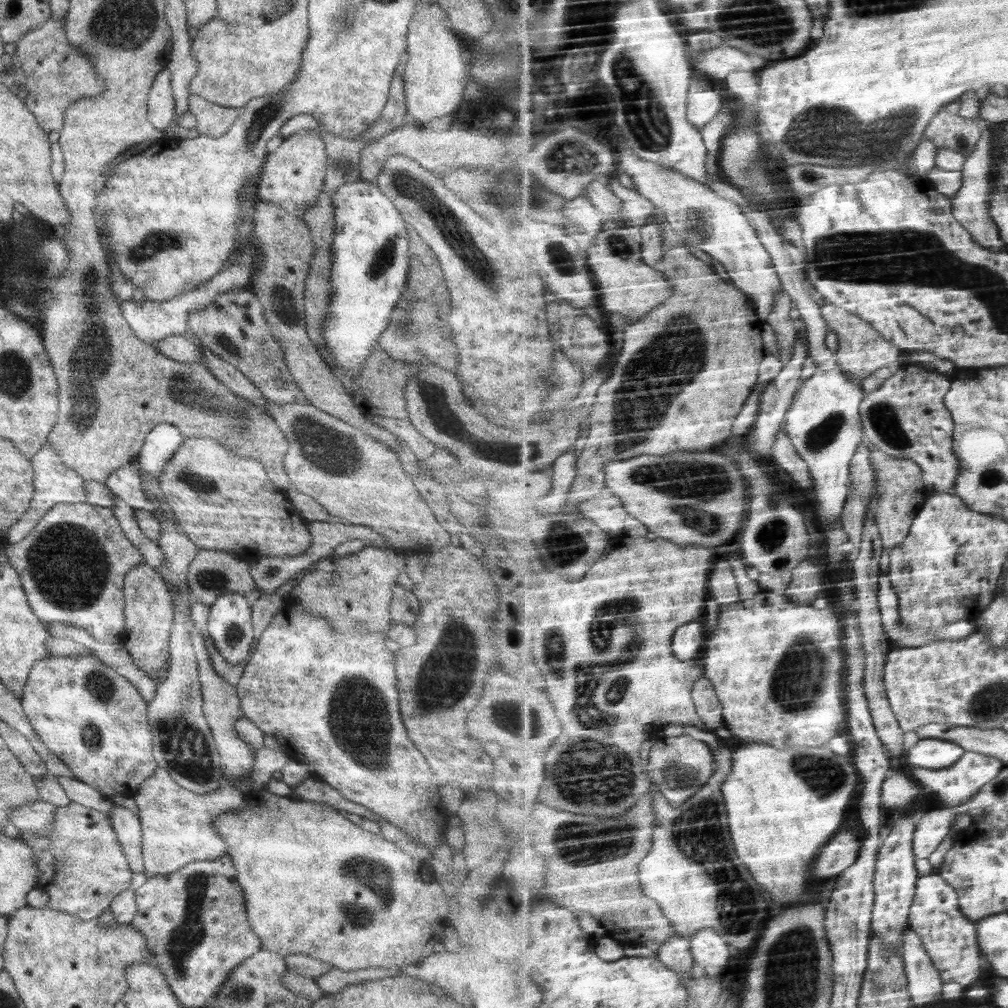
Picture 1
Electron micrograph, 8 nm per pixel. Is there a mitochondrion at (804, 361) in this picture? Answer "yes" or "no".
no

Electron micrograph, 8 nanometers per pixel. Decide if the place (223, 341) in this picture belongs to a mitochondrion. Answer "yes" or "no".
yes

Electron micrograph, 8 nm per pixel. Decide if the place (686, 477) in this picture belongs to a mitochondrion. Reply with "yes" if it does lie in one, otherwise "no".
yes

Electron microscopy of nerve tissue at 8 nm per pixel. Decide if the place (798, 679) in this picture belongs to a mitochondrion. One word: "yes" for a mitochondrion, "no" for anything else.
yes

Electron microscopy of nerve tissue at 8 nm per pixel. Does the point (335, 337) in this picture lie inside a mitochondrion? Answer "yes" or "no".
no

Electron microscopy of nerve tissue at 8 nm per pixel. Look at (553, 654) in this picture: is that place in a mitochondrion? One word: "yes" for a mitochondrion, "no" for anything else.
yes

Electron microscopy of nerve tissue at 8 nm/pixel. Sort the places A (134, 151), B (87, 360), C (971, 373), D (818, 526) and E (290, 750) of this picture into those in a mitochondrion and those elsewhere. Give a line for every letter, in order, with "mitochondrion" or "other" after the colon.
A: other
B: mitochondrion
C: other
D: other
E: other

